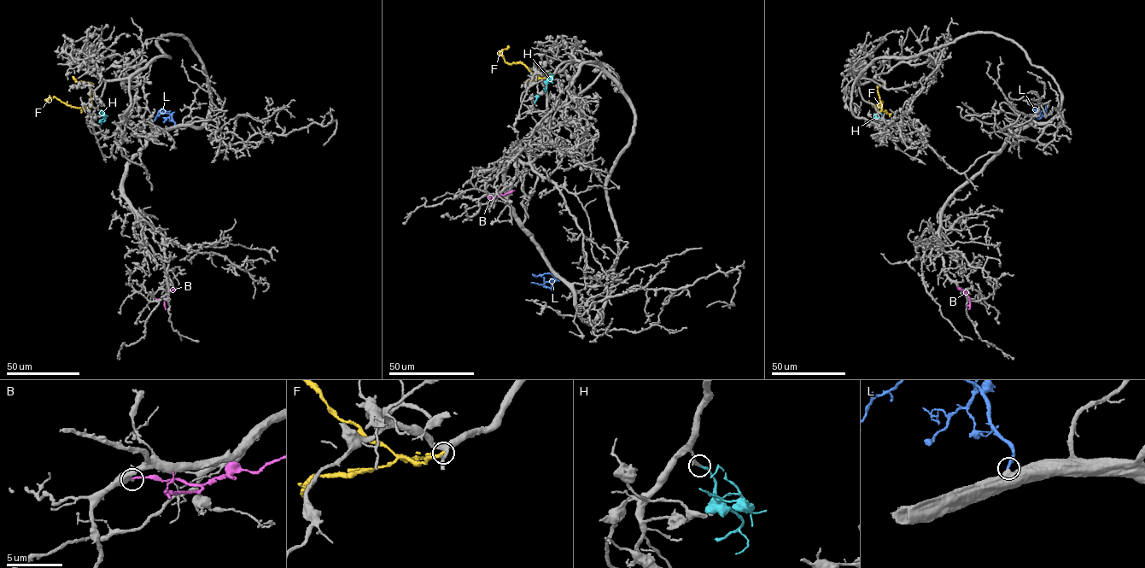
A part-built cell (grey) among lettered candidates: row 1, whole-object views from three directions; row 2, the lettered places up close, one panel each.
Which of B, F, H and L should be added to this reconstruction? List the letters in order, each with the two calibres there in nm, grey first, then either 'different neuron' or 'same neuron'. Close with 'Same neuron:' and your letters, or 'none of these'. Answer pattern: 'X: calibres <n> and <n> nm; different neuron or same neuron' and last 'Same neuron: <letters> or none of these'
B: calibres 500 and 180 nm; different neuron
F: calibres 320 and 280 nm; different neuron
H: calibres 240 and 220 nm; same neuron
L: calibres 600 and 280 nm; same neuron
Same neuron: H, L

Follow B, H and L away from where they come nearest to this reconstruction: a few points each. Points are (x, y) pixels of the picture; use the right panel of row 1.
B: (971, 300), (958, 287)
H: (880, 114), (884, 119), (902, 127)
L: (1030, 122), (1031, 116), (1042, 111), (1046, 106), (1047, 117)

